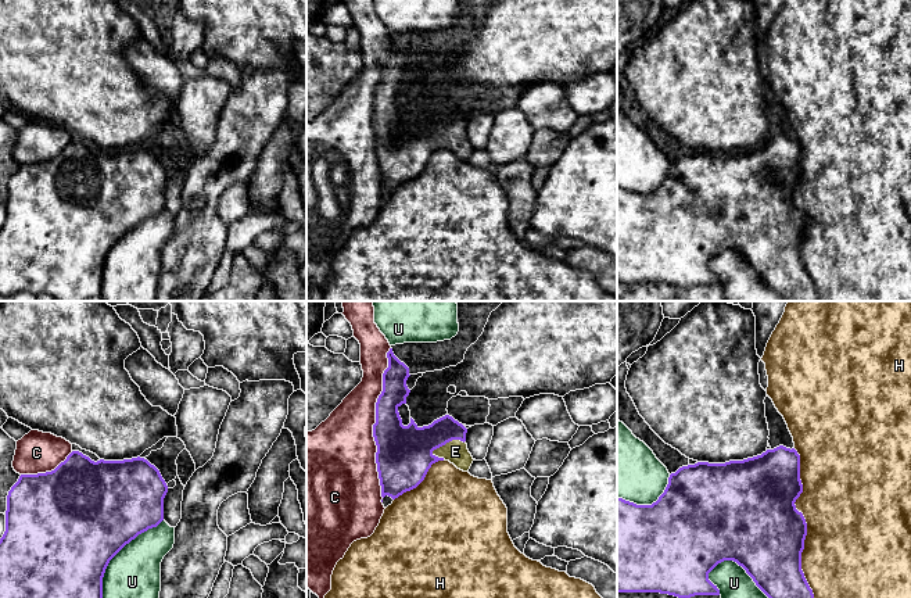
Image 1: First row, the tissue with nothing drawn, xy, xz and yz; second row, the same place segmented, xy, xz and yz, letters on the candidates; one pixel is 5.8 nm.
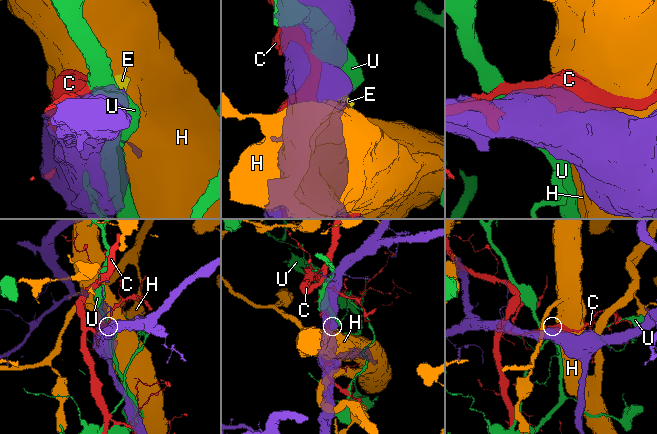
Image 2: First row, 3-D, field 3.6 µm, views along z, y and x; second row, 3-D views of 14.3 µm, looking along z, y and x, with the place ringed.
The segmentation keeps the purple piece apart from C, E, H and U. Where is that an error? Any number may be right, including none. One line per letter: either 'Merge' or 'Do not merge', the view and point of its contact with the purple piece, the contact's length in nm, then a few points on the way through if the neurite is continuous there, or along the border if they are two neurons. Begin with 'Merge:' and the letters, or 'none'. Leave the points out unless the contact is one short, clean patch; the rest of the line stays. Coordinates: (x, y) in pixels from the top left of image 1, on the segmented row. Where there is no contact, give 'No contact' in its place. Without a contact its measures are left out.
Merge: E
C: Do not merge. Touches purple at xz (373, 425). Shared border 900 nm
E: Merge. Touches purple at xz (447, 441). Shared border 220 nm
H: Do not merge. Touches purple at yz (806, 523). Shared border 850 nm
U: Do not merge. Touches purple at xy (118, 551). Shared border 600 nm

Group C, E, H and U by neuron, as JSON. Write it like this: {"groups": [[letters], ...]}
{"groups": [["C"], ["E"], ["H"], ["U"]]}

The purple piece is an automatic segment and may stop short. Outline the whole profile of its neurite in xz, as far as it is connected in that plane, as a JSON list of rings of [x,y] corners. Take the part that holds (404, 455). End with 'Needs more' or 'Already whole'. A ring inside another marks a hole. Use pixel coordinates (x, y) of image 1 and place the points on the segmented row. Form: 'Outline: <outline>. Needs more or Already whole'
Outline: [[[392,348],[387,358],[383,391],[376,402],[373,437],[381,497],[395,499],[416,488],[433,463],[445,459],[469,472],[474,459],[466,444],[467,429],[449,415],[423,427],[412,418],[408,426],[402,425],[398,408],[406,404],[410,393],[406,386],[409,368],[394,355]]]. Needs more

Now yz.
Outline: [[[779,445],[767,450],[761,455],[743,461],[729,461],[725,463],[697,462],[679,468],[668,477],[664,493],[652,505],[636,505],[617,497],[617,592],[660,592],[678,598],[691,598],[695,595],[720,595],[720,590],[709,580],[709,573],[724,561],[734,561],[742,566],[753,579],[756,586],[768,598],[814,598],[804,573],[801,570],[801,552],[807,536],[807,523],[801,512],[796,509],[796,499],[803,493],[800,480],[800,455],[795,448]]]. Already whole

